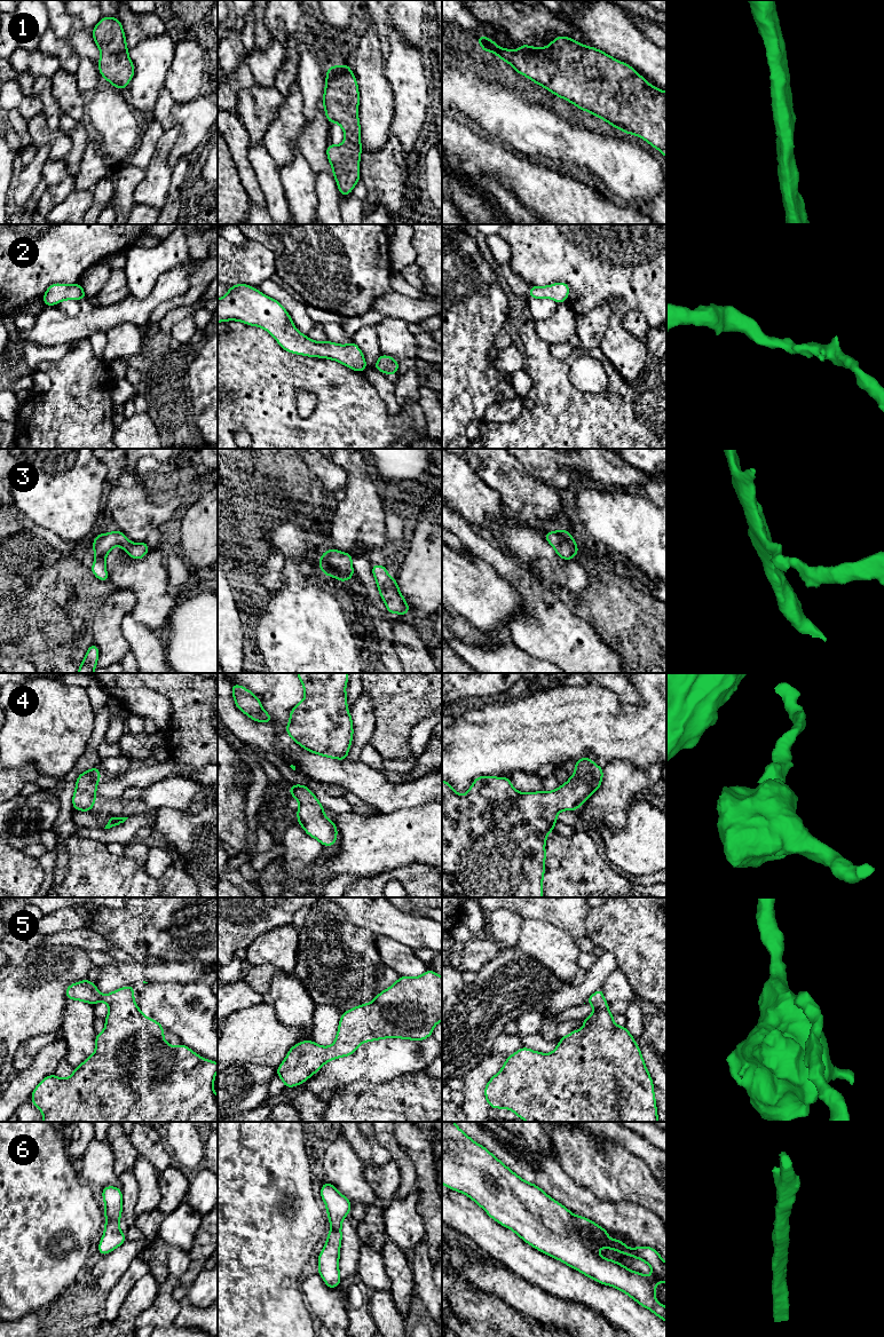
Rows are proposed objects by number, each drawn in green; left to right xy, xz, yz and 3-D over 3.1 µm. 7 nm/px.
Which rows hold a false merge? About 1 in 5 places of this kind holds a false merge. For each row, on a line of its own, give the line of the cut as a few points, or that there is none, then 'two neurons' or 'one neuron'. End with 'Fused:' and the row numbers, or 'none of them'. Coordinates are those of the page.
1: no cut; one neuron
2: no cut; one neuron
3: no cut; one neuron
4: no cut; one neuron
5: no cut; one neuron
6: no cut; one neuron
Fused: none of them

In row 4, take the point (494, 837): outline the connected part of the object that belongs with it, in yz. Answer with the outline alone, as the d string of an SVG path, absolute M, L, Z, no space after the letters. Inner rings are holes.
M587 755L575 762L575 773L566 784L554 791L539 791L521 793L516 791L510 777L479 776L476 777L465 796L458 794L449 782L442 781L442 897L542 897L543 876L545 873L545 841L547 834L557 824L557 815L560 810L578 810L587 798L600 789L603 768L591 761Z

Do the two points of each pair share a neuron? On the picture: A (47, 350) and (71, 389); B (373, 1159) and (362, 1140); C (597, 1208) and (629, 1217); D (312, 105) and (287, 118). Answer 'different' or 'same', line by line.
A: different
B: same
C: same
D: different

